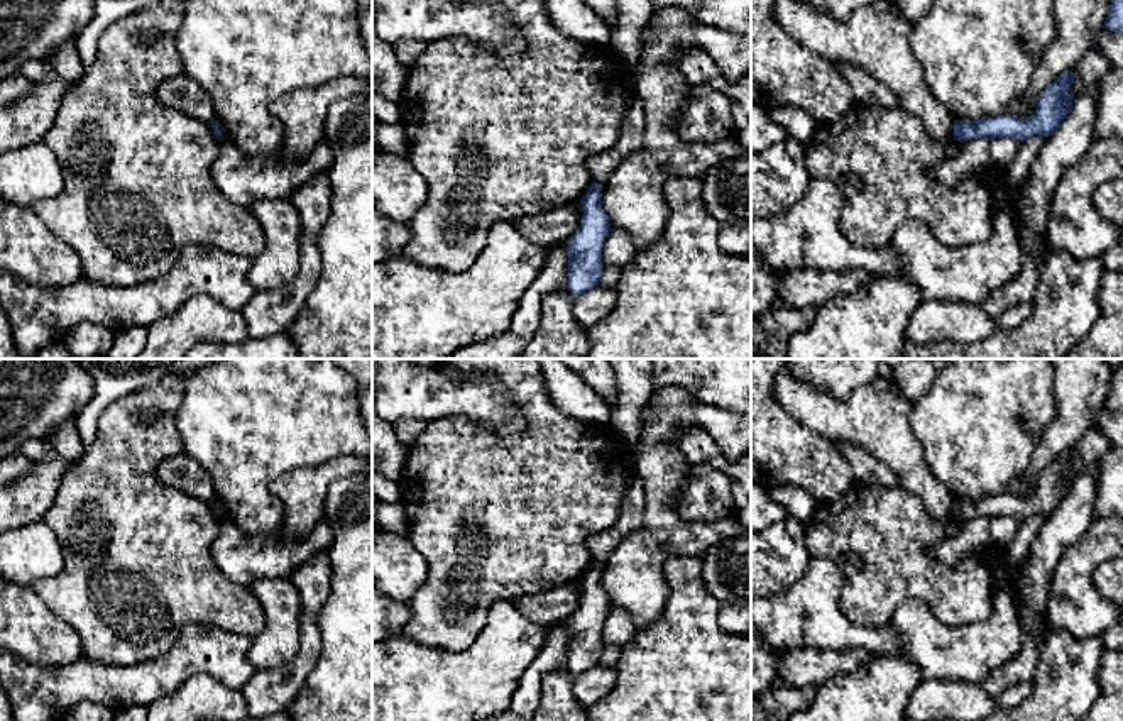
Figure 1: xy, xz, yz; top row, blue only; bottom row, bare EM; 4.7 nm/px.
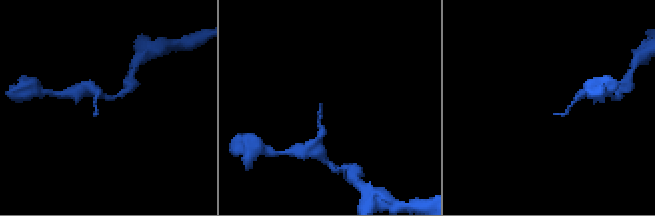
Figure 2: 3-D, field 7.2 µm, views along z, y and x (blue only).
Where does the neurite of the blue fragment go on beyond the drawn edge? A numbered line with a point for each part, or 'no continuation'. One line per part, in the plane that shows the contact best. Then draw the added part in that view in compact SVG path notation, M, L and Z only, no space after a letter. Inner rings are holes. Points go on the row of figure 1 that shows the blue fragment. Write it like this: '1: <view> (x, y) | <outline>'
no continuation

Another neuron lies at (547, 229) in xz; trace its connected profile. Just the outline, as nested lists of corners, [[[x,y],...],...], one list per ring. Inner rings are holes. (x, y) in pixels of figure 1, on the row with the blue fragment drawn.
[[[570,203],[568,206],[524,217],[512,223],[529,244],[550,249],[562,240],[568,240],[580,227],[582,217],[582,206]]]

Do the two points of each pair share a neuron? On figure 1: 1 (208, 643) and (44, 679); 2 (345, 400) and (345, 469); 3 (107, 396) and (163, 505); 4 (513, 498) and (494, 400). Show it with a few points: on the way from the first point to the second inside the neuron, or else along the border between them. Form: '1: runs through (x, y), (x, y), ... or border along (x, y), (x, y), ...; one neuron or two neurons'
1: runs through (168, 672), (151, 681), (85, 681); one neuron
2: border along (354, 456), (340, 456), (306, 466); two neurons
3: border along (147, 388), (114, 400), (100, 413); two neurons
4: border along (469, 418), (501, 439), (513, 439), (526, 427); two neurons

